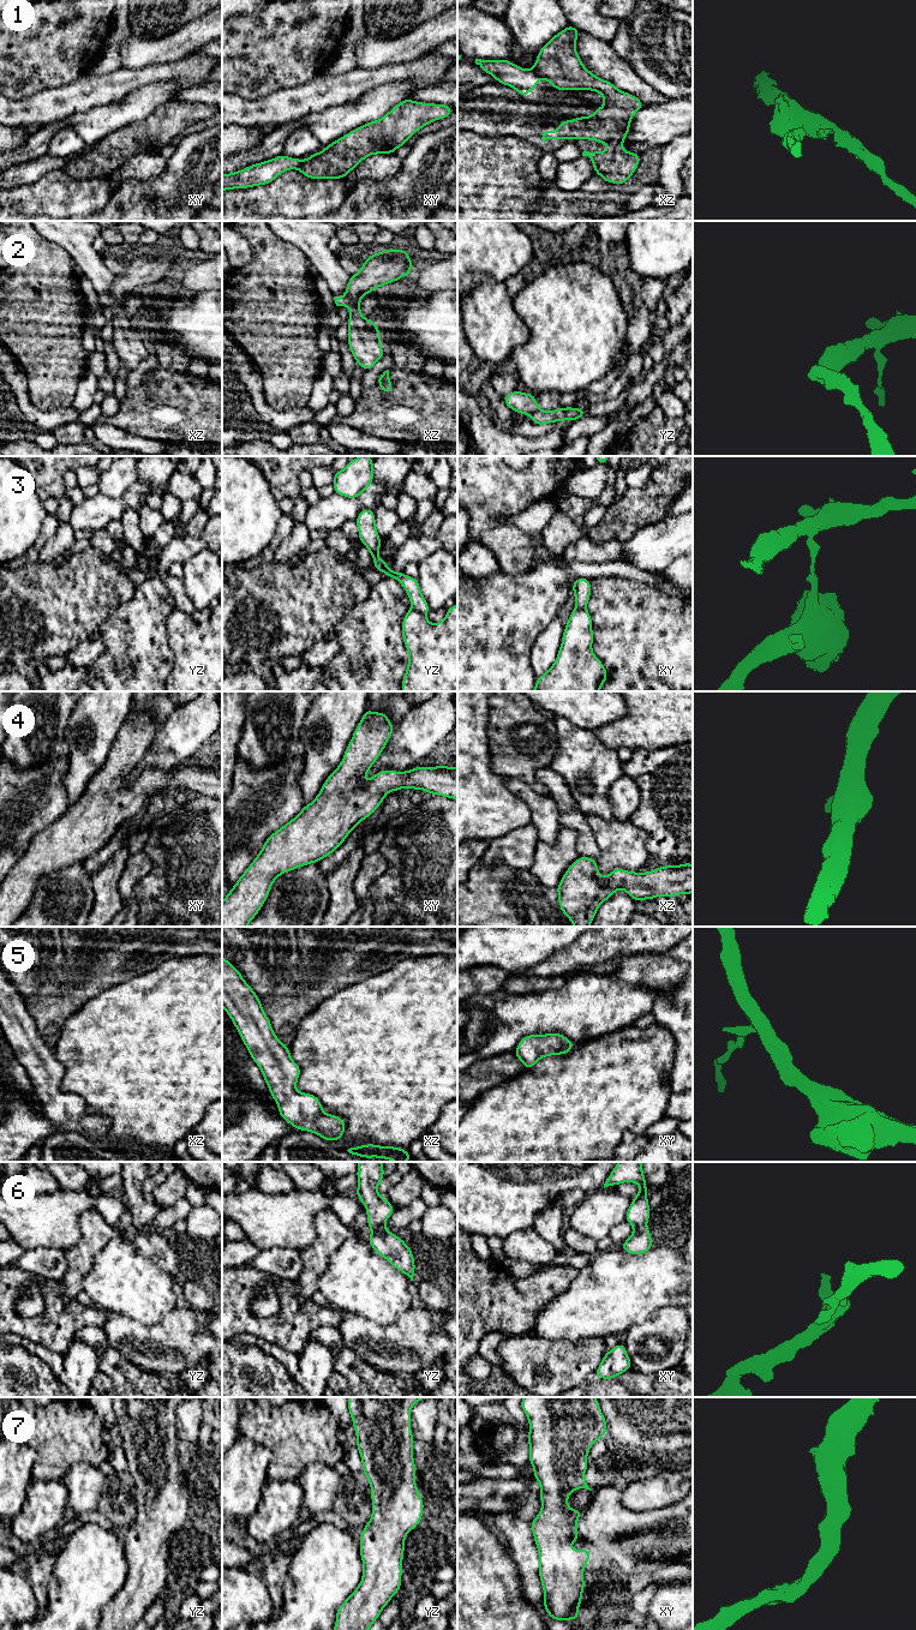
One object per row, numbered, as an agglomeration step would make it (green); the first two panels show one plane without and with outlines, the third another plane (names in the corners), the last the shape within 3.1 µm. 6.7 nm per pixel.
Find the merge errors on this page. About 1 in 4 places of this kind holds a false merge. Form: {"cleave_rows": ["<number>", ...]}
{"cleave_rows": ["1", "2", "3"]}

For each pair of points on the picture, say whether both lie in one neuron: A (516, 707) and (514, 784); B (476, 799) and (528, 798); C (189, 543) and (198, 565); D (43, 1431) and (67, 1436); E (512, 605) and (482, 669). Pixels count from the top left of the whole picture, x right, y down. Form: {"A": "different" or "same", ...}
{"A": "different", "B": "different", "C": "different", "D": "same", "E": "same"}

